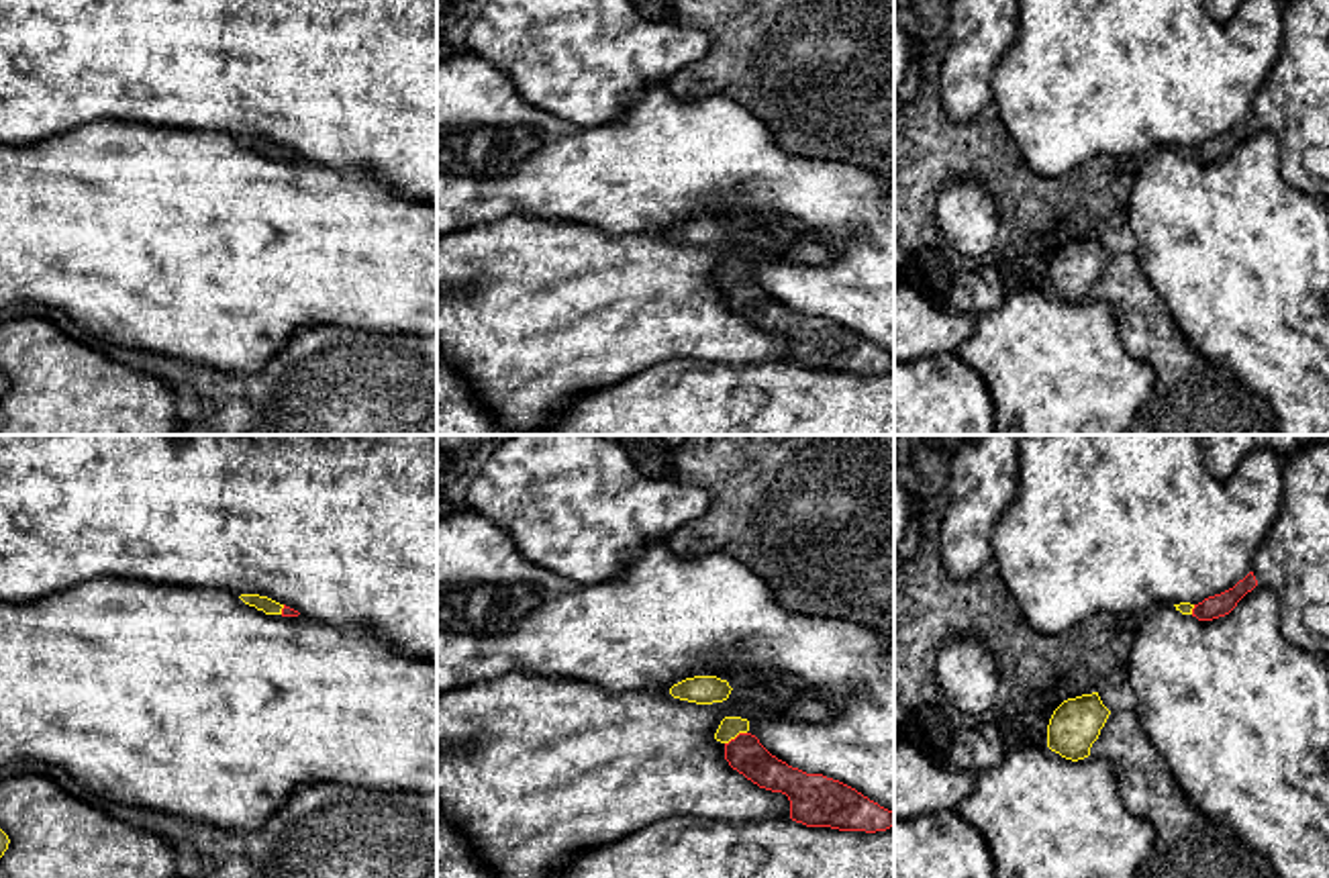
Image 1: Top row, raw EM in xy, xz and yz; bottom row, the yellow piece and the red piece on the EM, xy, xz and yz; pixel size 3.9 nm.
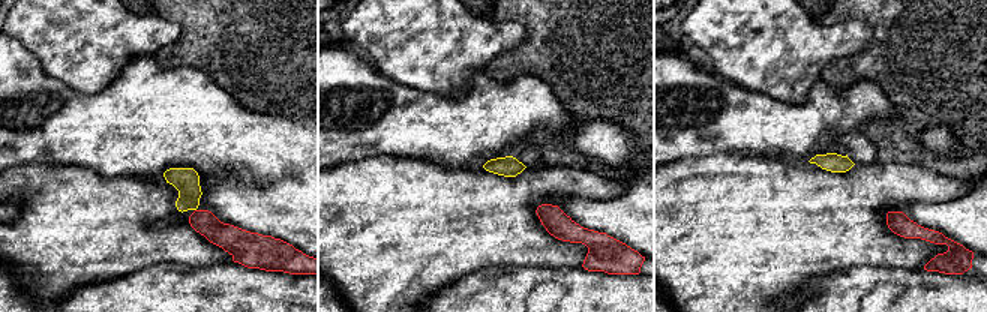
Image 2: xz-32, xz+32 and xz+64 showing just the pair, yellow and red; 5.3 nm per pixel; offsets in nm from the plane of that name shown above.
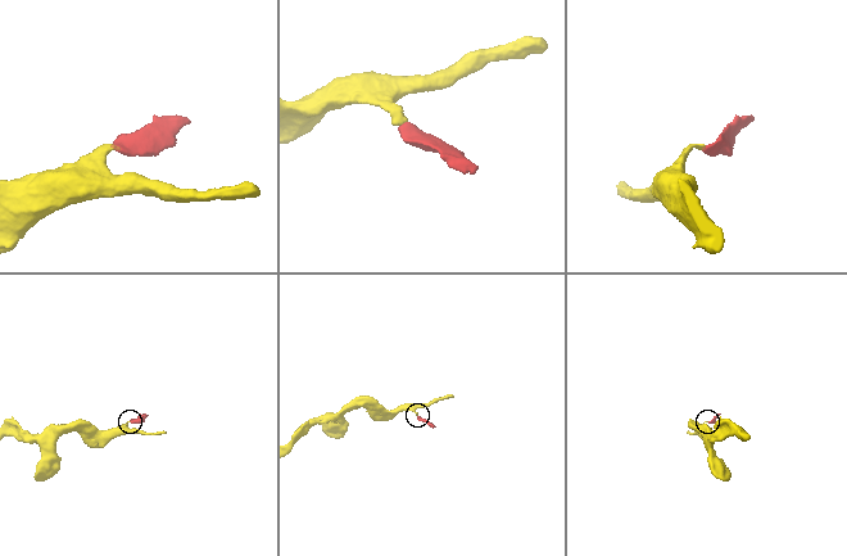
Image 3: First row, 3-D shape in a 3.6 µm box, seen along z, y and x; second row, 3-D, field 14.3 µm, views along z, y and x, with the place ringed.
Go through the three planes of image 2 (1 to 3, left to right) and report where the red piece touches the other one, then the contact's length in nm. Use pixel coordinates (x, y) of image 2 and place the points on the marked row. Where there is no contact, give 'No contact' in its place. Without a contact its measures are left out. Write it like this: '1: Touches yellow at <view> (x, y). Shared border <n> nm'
1: No contact
2: No contact
3: No contact

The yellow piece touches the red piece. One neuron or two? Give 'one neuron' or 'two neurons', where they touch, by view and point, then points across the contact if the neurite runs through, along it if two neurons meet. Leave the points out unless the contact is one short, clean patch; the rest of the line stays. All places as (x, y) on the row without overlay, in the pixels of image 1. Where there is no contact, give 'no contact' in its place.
one neuron | xz (735, 278) | across xz (729, 270), (735, 278), (746, 297)

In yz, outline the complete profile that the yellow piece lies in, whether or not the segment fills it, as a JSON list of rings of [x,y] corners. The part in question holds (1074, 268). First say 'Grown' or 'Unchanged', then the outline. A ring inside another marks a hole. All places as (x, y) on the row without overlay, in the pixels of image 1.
Unchanged. [[[1098,235],[1064,243],[1049,261],[1047,290],[1072,304],[1088,300],[1109,257]]]

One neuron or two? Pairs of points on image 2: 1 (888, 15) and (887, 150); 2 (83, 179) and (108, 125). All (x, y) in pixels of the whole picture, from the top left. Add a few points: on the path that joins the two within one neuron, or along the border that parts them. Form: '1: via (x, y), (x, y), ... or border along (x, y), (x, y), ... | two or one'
1: via (903, 48), (903, 117) | one
2: border along (53, 165), (86, 167), (107, 177), (122, 177) | two

